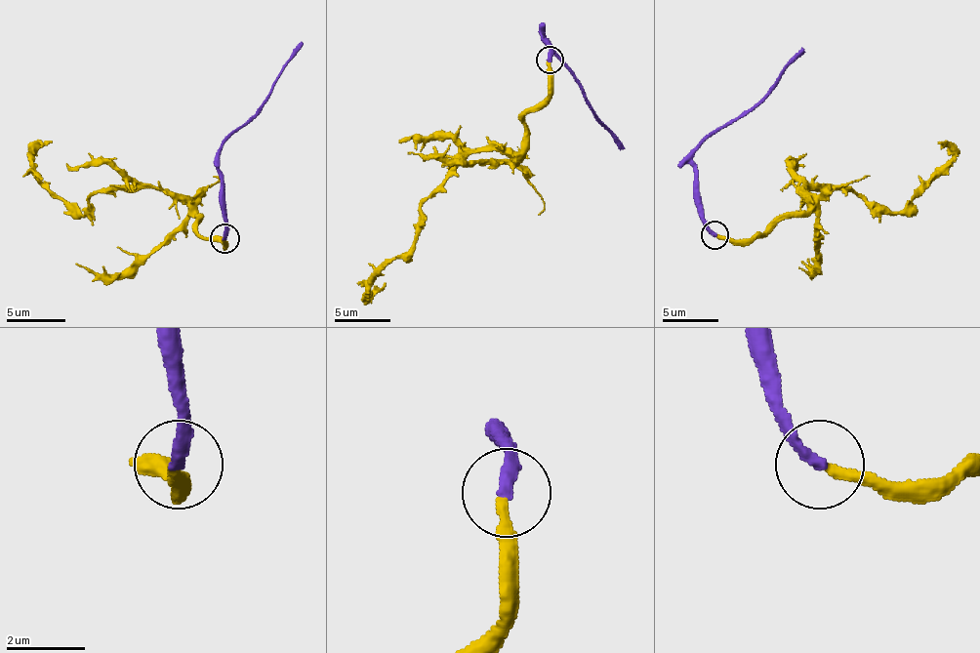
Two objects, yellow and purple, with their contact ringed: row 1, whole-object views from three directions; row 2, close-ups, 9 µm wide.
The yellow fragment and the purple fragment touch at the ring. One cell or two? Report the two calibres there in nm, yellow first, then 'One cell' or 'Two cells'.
Thickness 280 nm (yellow) against 320 nm. One cell

